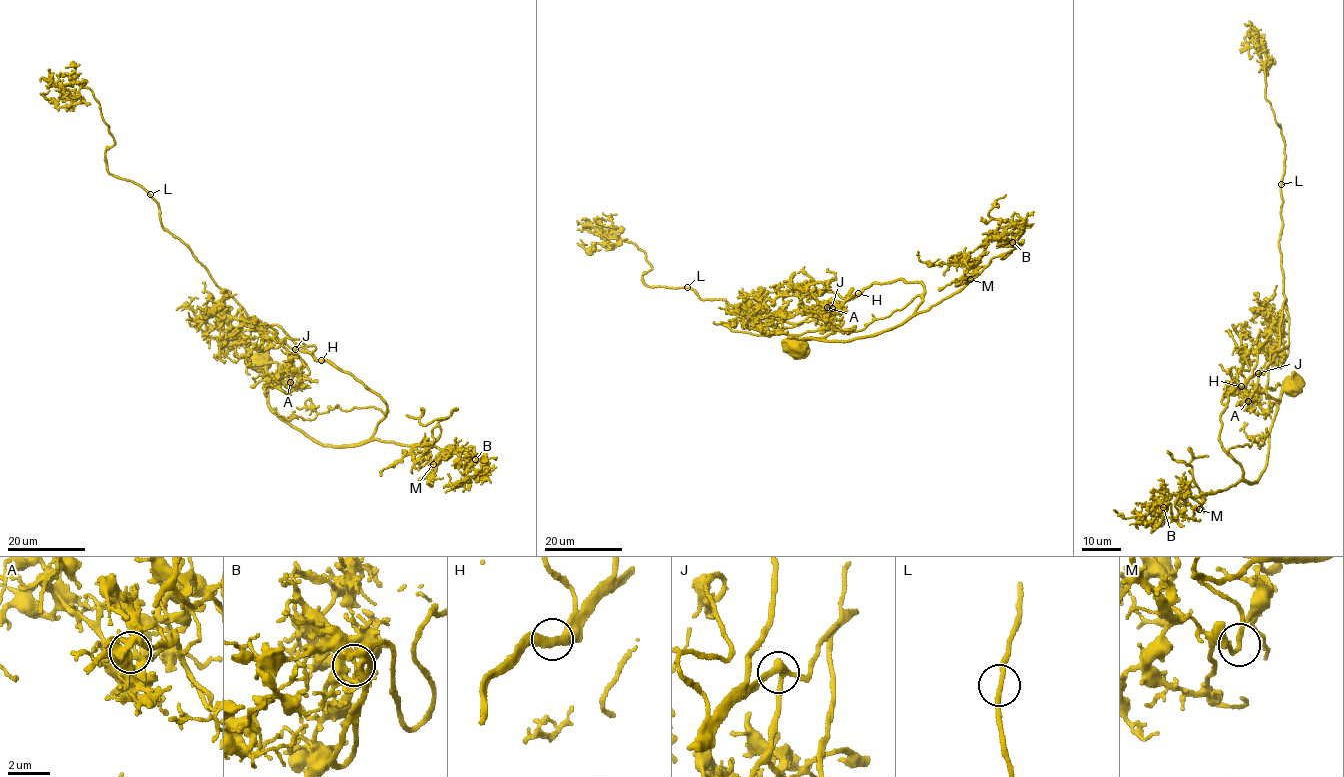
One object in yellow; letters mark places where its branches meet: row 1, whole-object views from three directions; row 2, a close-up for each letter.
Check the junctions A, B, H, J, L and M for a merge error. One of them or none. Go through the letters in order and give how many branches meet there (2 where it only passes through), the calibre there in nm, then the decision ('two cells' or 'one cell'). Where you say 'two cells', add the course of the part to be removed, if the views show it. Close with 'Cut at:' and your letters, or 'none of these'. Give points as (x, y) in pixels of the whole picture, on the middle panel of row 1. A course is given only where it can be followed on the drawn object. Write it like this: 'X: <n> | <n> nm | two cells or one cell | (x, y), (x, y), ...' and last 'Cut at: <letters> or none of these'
A: 3 | 280 nm | one cell
B: 3 | 360 nm | one cell
H: 2 | 380 nm | one cell
J: 3 | 320 nm | one cell
L: 2 | 220 nm | one cell
M: 3 | 180 nm | one cell
Cut at: none of these

